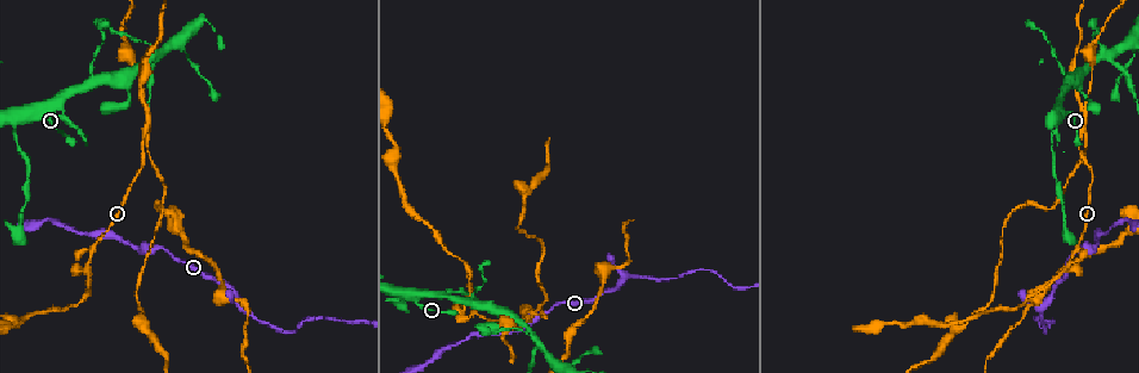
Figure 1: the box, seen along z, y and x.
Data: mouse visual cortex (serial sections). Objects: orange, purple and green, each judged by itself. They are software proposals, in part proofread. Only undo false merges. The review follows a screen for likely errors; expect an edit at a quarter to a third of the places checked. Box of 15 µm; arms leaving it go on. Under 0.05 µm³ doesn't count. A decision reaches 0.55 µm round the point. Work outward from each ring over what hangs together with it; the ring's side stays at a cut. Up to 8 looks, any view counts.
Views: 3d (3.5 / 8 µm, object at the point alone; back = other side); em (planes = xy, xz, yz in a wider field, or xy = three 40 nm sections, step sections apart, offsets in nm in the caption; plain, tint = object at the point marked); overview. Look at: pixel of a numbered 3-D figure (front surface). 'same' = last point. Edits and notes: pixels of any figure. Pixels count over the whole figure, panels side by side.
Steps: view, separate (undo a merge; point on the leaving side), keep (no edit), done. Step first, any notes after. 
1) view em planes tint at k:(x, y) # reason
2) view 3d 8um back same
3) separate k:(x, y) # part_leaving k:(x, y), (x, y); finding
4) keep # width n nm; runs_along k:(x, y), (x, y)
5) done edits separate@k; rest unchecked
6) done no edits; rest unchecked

view 3d 3.5um back at 1:(1041, 309) # sharp bend

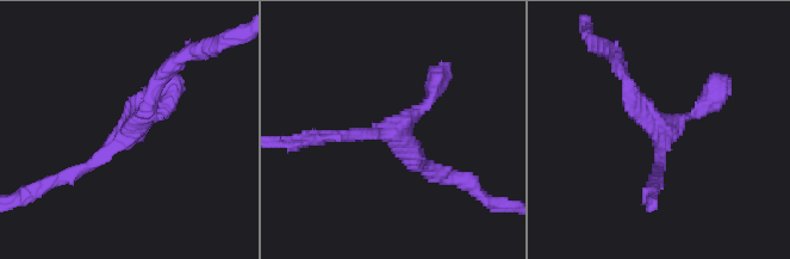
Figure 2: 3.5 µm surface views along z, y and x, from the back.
view em xy step 5 tint at 2:(397, 133) # shape alone is not enough

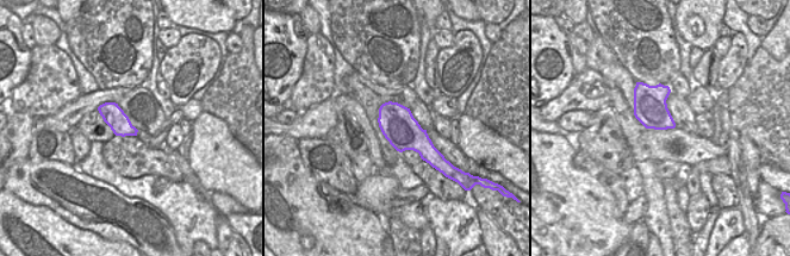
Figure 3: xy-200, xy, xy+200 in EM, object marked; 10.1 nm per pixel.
keep # width 360 nm; runs_along 2:(163, 72), (137, 123), (64, 178); all the same cell

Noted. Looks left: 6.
view 3d 3.5um at 1:(1045, 334) # abrupt turn

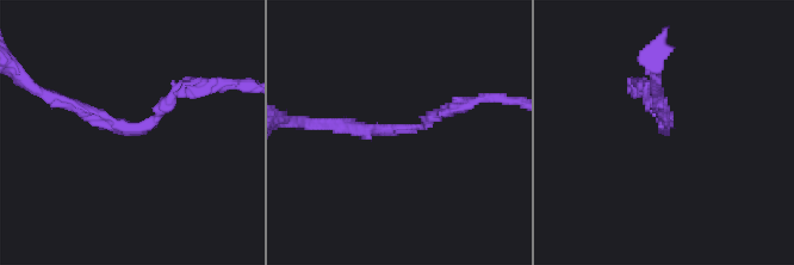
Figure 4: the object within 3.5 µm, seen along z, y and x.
view em planes tint at 4:(146, 125) # arm_widths 150, 200 nm

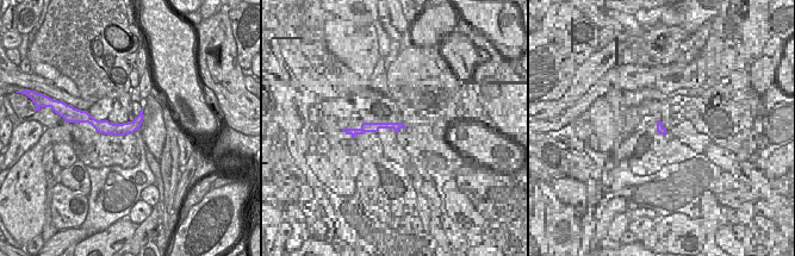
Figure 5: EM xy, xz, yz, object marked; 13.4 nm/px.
keep # runs_along 5:(140, 118), (129, 128), (91, 120); all the same cell

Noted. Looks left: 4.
view 3d 3.5um back at 1:(1070, 265) # branch point

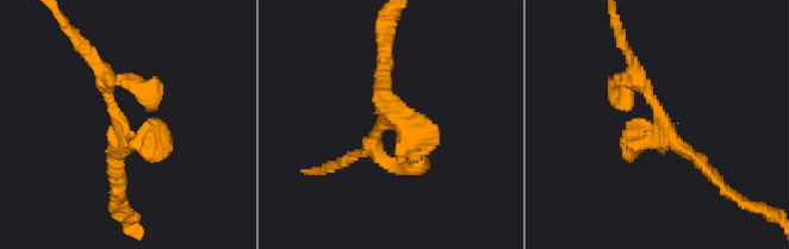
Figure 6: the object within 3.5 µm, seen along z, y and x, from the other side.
view em xy step 1 tint at 6:(120, 128) # need the tissue

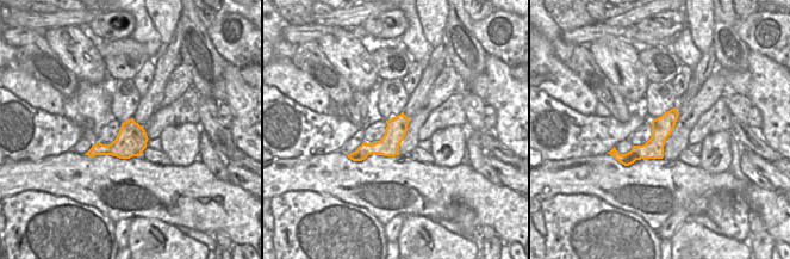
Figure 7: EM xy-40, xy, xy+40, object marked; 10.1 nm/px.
keep # runs_along 6:(632, 63), (669, 137), (721, 185); all the same cell

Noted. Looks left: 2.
done no edits; rest unchecked

